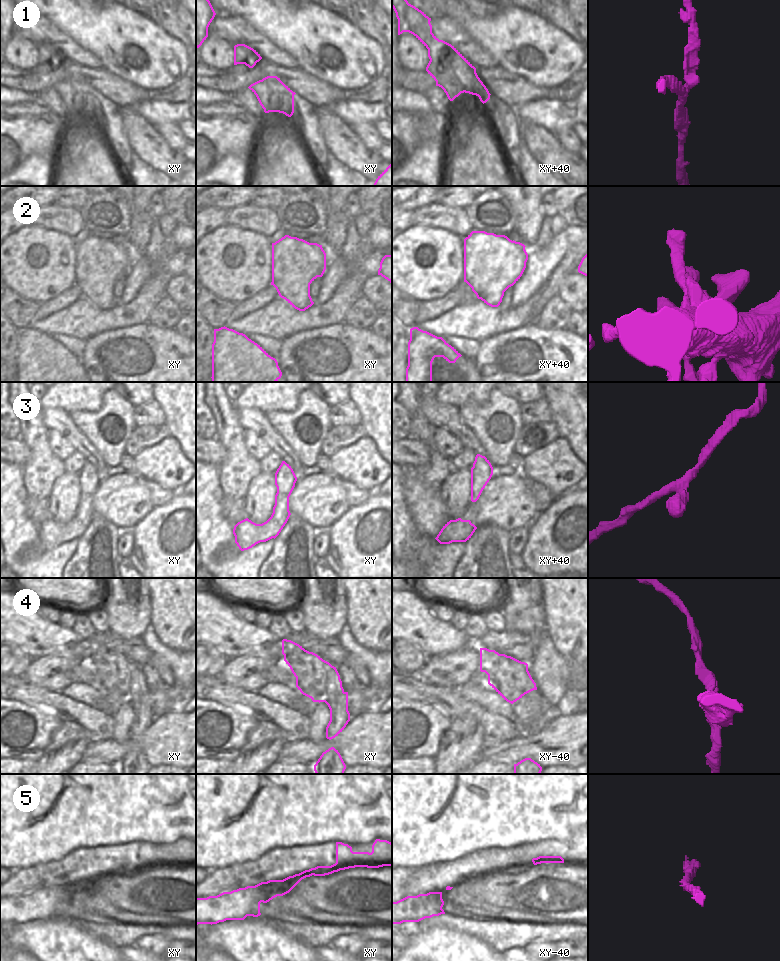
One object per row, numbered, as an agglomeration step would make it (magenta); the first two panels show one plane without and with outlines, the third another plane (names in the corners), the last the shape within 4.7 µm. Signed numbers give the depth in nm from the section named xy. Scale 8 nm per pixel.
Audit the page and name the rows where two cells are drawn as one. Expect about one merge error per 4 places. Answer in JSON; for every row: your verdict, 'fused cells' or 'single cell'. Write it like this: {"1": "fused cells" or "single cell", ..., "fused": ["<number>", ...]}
{"1": "fused cells", "2": "single cell", "3": "single cell", "4": "fused cells", "5": "single cell", "fused": ["1", "4"]}

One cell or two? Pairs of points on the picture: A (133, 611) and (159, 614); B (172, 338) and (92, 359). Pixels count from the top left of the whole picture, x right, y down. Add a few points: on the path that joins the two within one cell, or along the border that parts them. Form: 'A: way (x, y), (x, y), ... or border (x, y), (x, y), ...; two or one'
A: border (148, 590), (150, 625); two
B: way (150, 335), (127, 335), (123, 333), (105, 340); one

